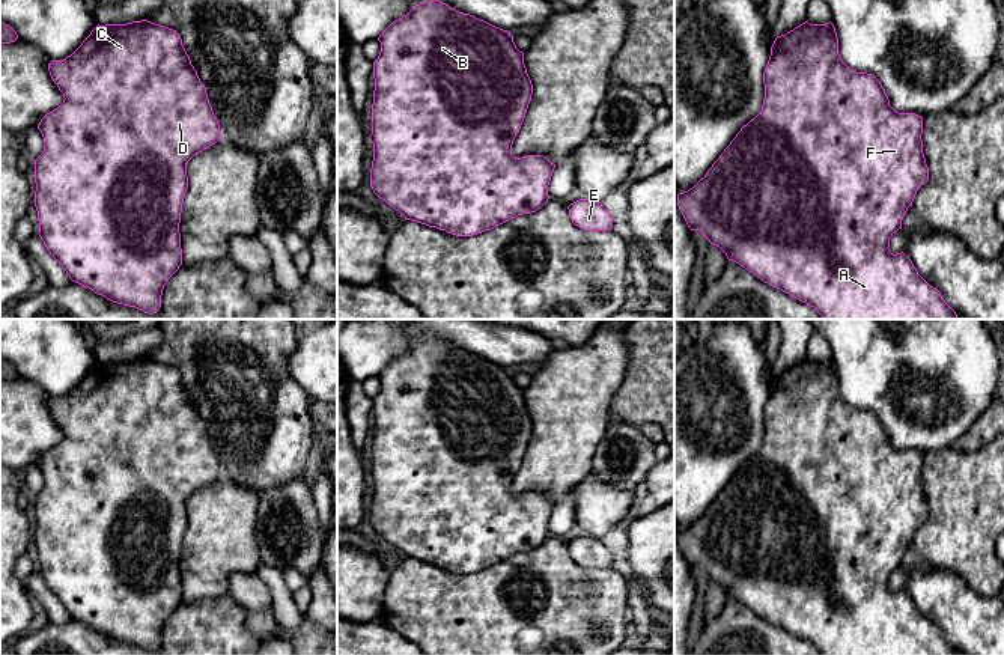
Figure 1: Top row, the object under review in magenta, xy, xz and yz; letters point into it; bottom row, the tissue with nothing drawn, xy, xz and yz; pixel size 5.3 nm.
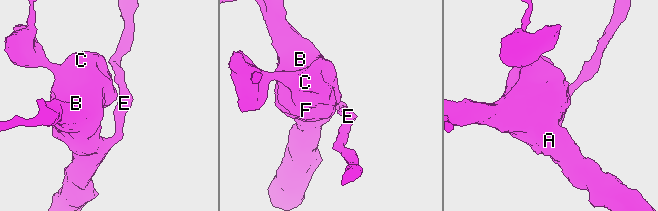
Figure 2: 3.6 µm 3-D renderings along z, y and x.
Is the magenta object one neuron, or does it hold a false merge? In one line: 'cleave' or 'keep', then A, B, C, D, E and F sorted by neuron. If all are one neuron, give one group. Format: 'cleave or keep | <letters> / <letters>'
keep | A B C D E F

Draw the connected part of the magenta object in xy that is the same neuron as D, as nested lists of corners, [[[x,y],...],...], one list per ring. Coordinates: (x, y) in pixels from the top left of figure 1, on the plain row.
[[[148,357],[126,361],[98,361],[71,393],[63,398],[51,398],[48,408],[65,437],[57,446],[47,450],[38,462],[45,480],[42,491],[35,497],[38,572],[72,619],[92,626],[113,640],[135,644],[149,652],[157,650],[161,644],[164,622],[182,602],[179,560],[188,526],[187,500],[196,491],[221,477],[220,461],[209,441],[206,425],[191,402],[179,370]]]

